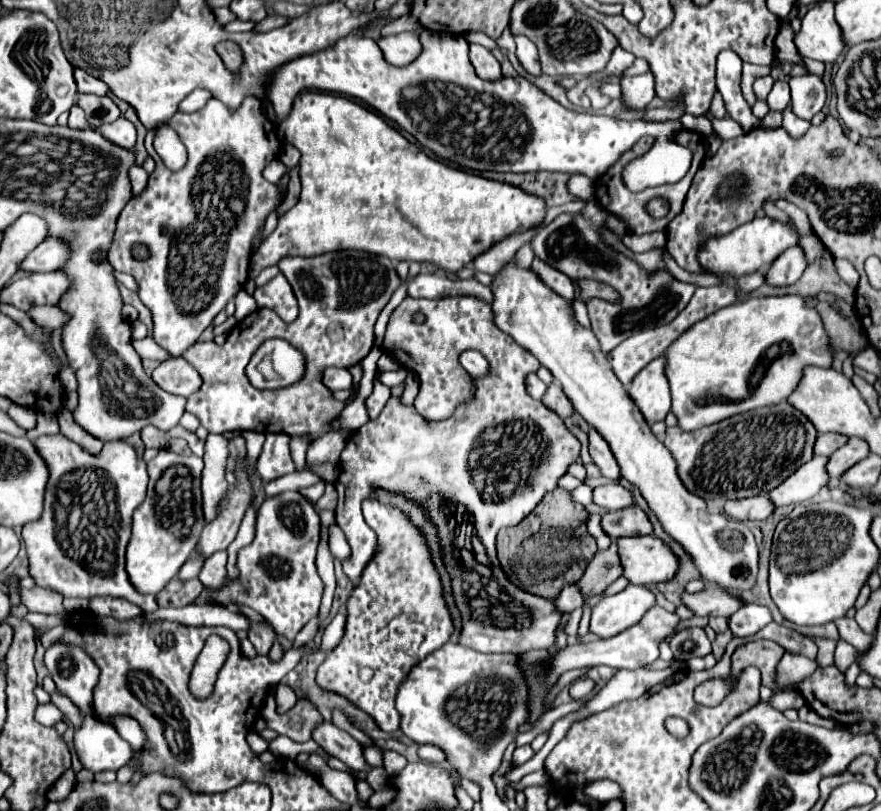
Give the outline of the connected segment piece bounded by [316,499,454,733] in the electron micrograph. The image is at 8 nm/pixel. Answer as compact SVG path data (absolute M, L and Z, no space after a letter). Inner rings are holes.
M366 499L362 501L362 511L366 523L376 531L378 555L366 565L358 585L354 587L346 603L346 633L340 645L334 647L326 661L320 665L316 681L322 689L330 689L348 697L354 705L372 715L382 731L396 733L400 729L400 715L394 707L394 699L398 687L402 685L402 679L406 679L414 663L420 663L426 655L448 643L450 635L454 633L454 621L446 607L442 581L438 571L434 569L426 535L414 523L410 523L408 517L394 505L386 505L378 499Z

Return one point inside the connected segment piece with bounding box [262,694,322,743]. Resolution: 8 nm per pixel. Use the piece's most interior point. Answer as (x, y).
(297, 724)

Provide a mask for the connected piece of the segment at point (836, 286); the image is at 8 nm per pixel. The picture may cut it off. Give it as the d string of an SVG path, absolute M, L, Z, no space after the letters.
M824 249L822 255L808 265L808 269L804 271L802 279L794 285L786 285L786 287L774 287L764 283L760 289L748 293L742 297L742 301L750 299L750 297L766 297L766 295L800 295L800 297L808 297L808 295L816 295L820 291L828 291L834 293L838 297L844 297L844 281L840 279L840 275L836 273L834 267L834 259L832 255Z

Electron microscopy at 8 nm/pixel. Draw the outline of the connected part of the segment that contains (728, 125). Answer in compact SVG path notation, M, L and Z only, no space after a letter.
M706 111L706 117L710 119L714 131L722 137L722 139L732 139L732 137L738 137L738 135L744 135L742 127L738 123L734 123L734 119L730 117L724 117L724 119L716 119L710 111Z

